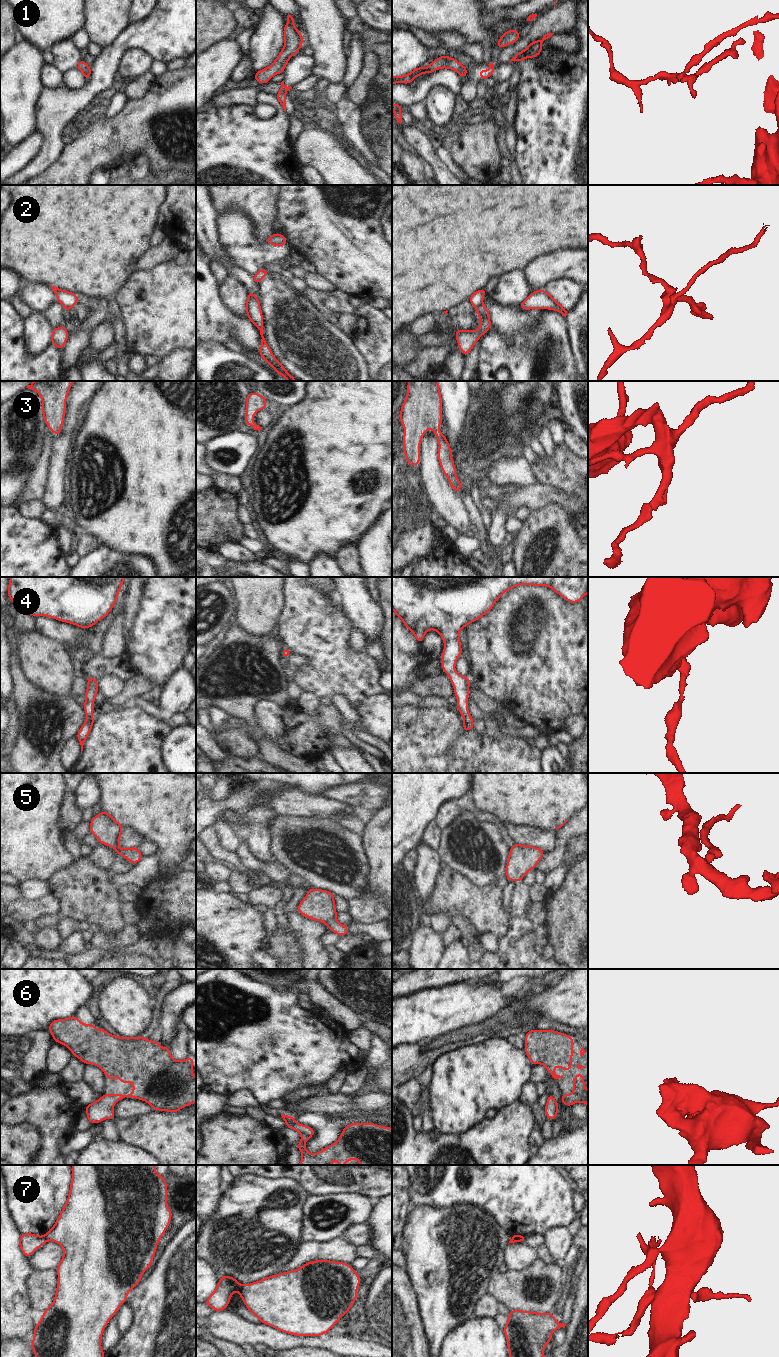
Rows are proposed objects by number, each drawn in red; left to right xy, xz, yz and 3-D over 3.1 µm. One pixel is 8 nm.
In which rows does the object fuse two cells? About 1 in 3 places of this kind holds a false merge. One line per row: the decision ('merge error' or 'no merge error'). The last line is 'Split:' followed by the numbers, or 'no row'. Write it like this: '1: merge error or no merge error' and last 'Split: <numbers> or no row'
1: merge error
2: merge error
3: no merge error
4: no merge error
5: no merge error
6: no merge error
7: merge error
Split: 1, 2, 7

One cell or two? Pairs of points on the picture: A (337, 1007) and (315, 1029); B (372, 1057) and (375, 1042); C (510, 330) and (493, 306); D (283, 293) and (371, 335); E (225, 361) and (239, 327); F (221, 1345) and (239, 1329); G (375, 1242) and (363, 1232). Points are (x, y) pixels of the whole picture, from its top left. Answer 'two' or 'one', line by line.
A: two
B: one
C: one
D: two
E: two
F: two
G: two

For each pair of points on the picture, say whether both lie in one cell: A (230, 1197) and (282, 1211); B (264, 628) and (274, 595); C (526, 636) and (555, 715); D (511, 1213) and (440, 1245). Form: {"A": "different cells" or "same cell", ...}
{"A": "same cell", "B": "same cell", "C": "same cell", "D": "different cells"}

